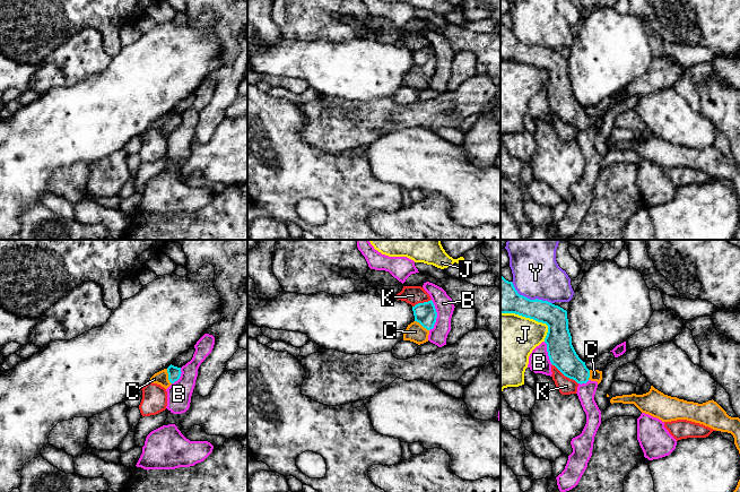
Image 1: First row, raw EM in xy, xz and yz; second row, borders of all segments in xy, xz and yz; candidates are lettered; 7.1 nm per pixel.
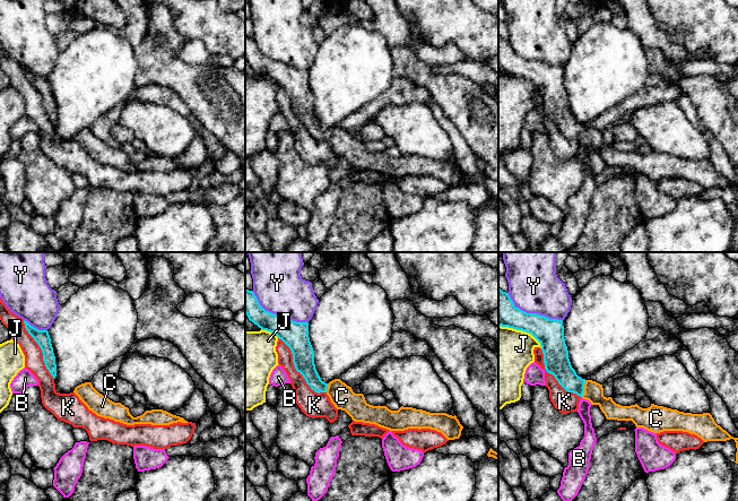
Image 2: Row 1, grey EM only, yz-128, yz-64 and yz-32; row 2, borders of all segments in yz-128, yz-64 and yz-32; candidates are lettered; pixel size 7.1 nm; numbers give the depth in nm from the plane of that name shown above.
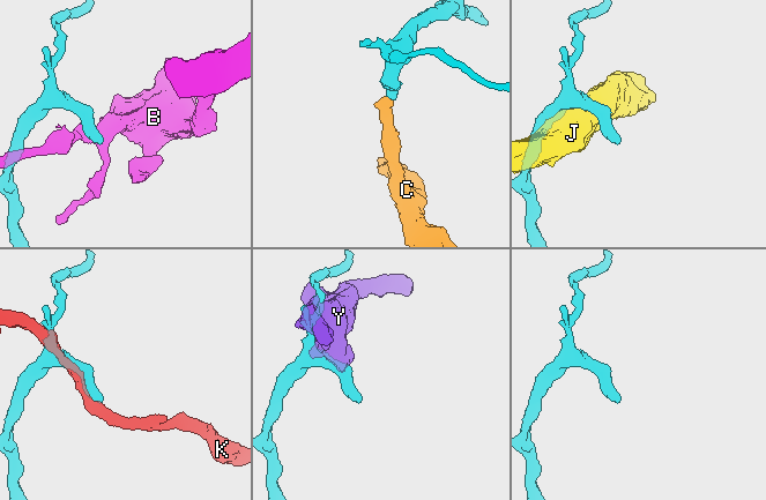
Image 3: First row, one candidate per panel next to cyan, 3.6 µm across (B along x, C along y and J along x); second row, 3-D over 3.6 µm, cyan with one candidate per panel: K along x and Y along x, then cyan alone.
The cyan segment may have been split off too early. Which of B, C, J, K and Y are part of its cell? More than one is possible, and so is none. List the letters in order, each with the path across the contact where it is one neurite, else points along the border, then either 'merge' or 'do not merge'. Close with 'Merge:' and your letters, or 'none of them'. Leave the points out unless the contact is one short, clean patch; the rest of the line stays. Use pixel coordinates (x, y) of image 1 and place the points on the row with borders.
B: border xz (431, 300), (436, 312), (436, 321), (429, 330); do not merge
C: way xy (174, 372), (168, 377), (160, 378); merge
J: do not merge
K: do not merge
Y: do not merge
Merge: C

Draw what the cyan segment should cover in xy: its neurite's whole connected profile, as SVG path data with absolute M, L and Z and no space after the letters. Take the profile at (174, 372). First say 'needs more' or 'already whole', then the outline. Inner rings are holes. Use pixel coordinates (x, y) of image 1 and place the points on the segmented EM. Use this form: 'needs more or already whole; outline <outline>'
needs more; outline M171 364L167 369L155 373L150 378L149 382L160 385L165 389L167 389L172 383L180 379L181 373L181 368Z

